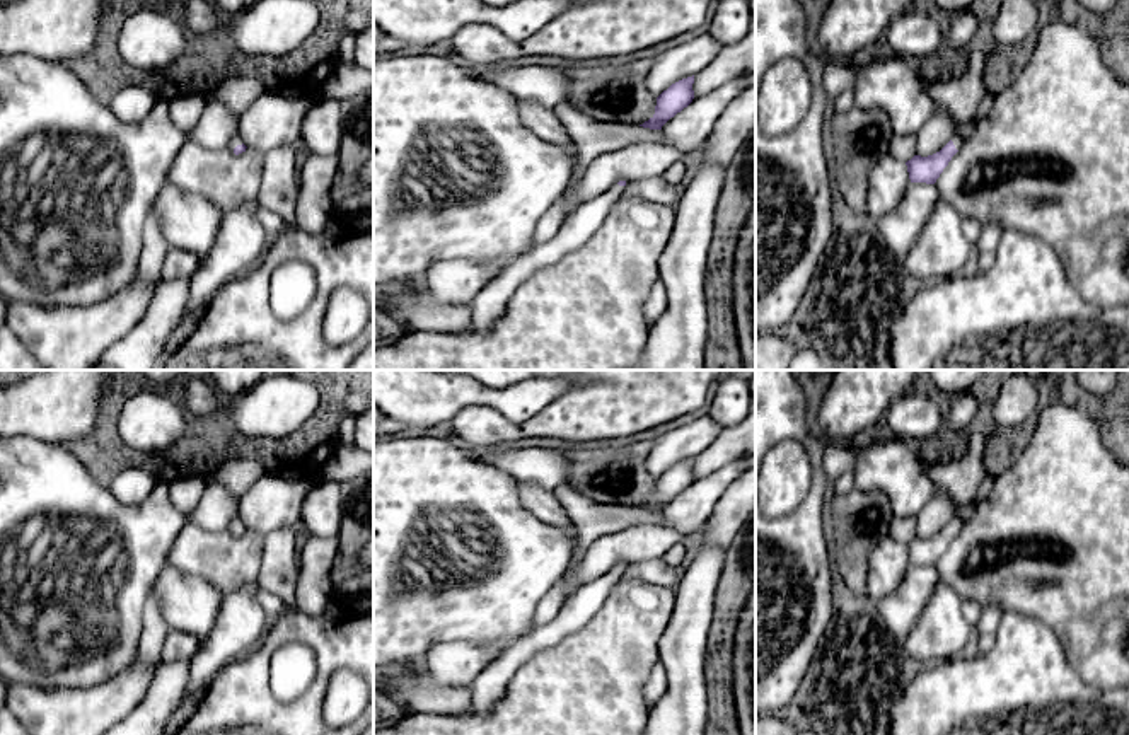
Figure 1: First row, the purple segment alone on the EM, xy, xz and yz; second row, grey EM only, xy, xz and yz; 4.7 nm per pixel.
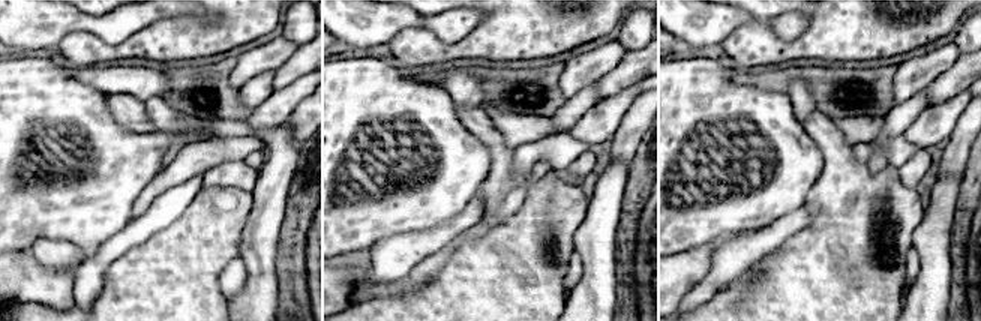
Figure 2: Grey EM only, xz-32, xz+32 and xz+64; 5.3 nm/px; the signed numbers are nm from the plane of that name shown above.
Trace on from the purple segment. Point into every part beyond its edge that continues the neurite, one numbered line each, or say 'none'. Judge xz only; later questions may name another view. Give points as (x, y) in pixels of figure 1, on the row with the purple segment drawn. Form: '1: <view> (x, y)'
1: xz (585, 219)

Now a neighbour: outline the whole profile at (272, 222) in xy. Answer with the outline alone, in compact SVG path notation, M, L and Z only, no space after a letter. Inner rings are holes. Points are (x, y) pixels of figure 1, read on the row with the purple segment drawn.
M259 208L256 211L256 217L259 223L263 225L269 242L273 242L287 227L283 218L276 211L271 211L271 210Z

